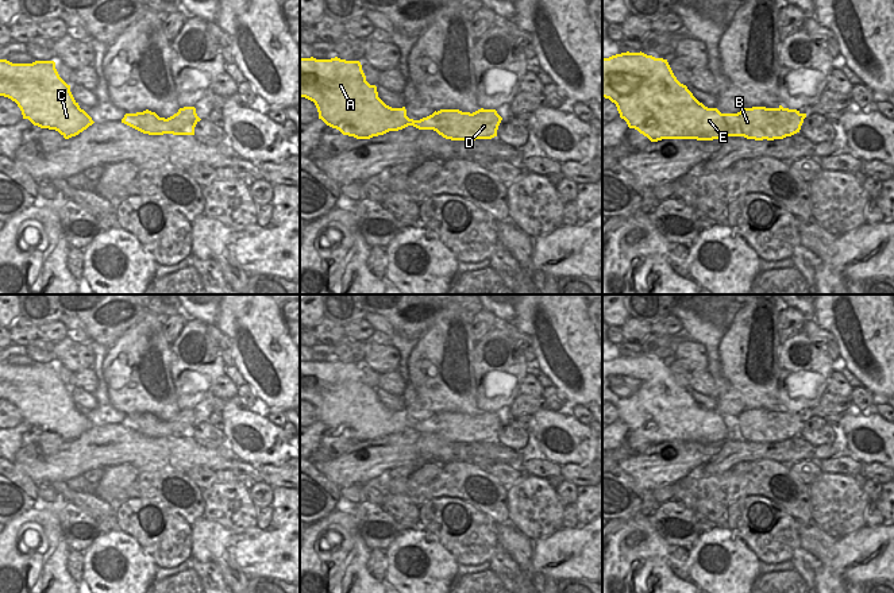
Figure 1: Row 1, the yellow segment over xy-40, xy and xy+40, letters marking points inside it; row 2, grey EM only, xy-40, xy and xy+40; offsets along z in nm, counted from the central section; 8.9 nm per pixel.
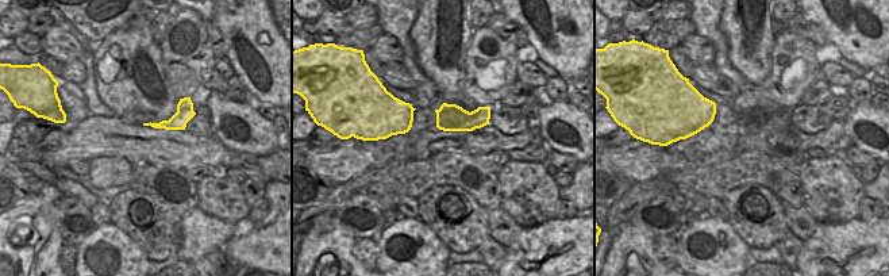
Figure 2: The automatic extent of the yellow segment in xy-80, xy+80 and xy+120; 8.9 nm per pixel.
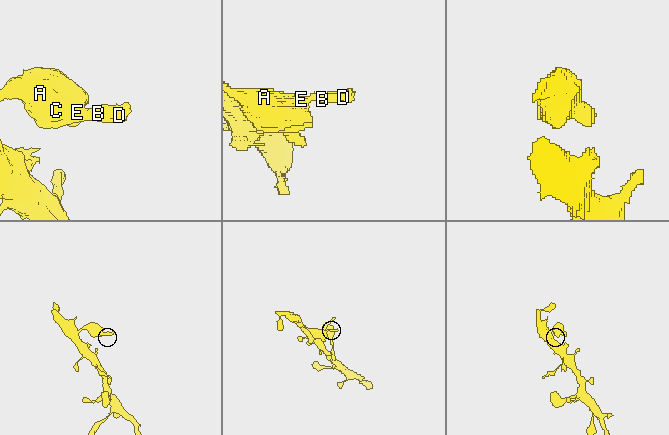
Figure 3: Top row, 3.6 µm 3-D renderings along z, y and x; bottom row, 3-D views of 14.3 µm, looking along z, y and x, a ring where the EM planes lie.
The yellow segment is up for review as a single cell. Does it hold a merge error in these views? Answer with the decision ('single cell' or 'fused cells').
single cell

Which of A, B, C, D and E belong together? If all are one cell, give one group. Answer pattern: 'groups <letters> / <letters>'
groups A B C D E

